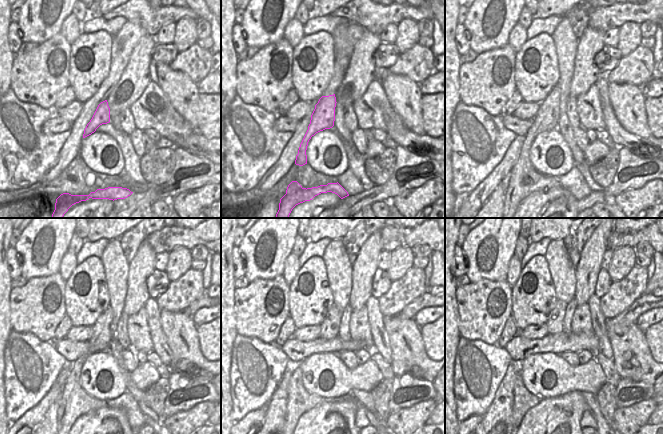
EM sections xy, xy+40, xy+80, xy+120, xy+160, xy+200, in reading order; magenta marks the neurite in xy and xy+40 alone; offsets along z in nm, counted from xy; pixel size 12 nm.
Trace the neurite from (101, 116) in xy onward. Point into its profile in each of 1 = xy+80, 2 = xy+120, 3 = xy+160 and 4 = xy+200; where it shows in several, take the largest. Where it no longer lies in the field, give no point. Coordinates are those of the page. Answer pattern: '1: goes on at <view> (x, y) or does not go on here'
1: goes on at xy+80 (515, 189)
2: goes on at xy+120 (75, 402)
3: goes on at xy+160 (299, 401)
4: goes on at xy+200 (523, 399)

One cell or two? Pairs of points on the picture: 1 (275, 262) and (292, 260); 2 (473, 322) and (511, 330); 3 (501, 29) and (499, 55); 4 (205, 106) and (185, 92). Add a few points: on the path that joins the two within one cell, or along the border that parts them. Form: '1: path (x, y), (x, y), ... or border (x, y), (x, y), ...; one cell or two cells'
1: border (291, 252), (284, 262), (282, 275); two cells
2: border (511, 315), (506, 321), (497, 344); two cells
3: border (507, 43), (500, 47), (483, 51), (478, 55); two cells
4: border (199, 95), (197, 125); two cells

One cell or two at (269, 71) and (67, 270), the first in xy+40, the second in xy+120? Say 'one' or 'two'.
two

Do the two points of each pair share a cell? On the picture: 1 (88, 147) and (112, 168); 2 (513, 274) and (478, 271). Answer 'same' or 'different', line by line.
1: same
2: different

